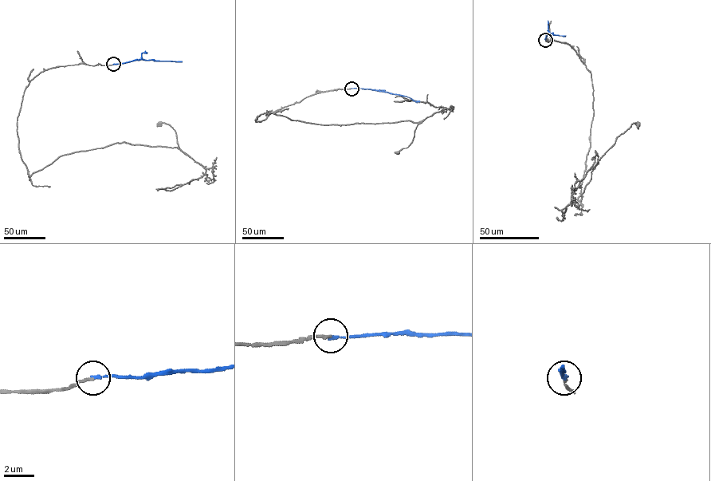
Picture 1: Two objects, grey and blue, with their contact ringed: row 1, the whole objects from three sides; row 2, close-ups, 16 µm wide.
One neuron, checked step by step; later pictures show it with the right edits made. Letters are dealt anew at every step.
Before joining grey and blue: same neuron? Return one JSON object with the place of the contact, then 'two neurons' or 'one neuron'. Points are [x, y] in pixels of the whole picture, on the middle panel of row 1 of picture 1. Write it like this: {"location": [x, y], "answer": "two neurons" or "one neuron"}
{"location": [351, 88], "answer": "one neuron"}

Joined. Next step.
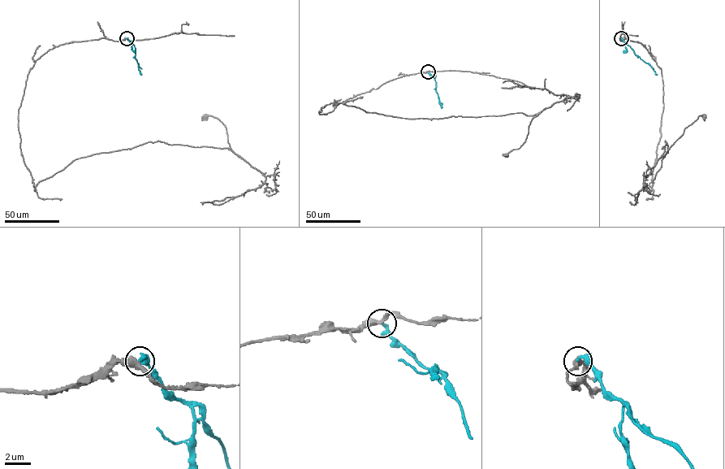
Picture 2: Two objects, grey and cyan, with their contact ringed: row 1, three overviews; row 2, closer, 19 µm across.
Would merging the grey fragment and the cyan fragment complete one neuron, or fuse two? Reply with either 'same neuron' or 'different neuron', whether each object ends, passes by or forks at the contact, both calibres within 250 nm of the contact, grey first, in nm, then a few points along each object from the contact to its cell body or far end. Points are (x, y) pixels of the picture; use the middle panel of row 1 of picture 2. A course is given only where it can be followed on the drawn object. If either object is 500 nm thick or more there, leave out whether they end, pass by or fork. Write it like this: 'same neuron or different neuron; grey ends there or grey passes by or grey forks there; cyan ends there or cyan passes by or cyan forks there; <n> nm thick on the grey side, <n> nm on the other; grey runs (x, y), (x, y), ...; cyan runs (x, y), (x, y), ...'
different neuron; grey passes by; cyan ends there; 360 nm thick on the grey side, 280 nm on the other; grey runs (428, 71), (386, 81), (319, 114), (334, 100), (407, 119), (541, 112), (532, 119), (525, 141), (506, 154); cyan runs (428, 71), (436, 82), (435, 90), (442, 108)

